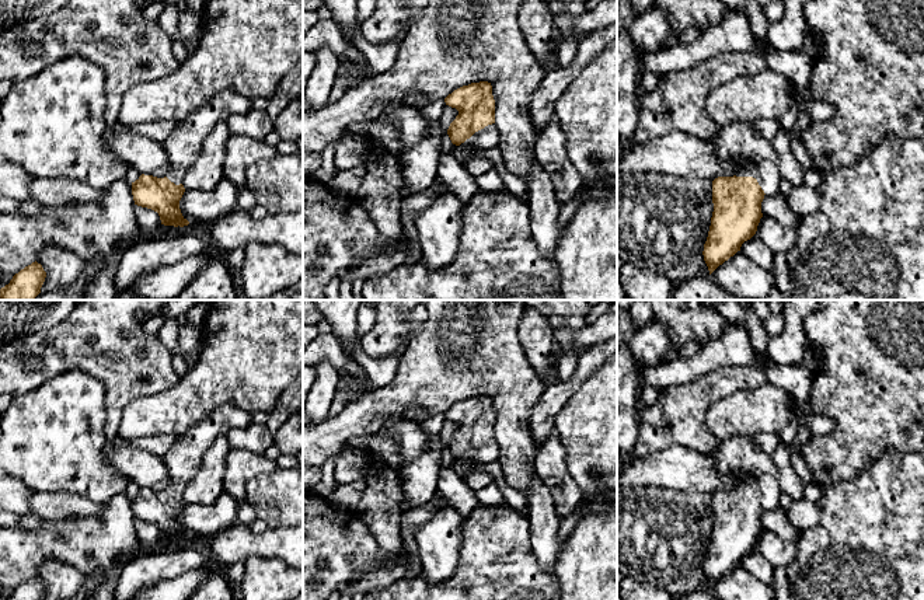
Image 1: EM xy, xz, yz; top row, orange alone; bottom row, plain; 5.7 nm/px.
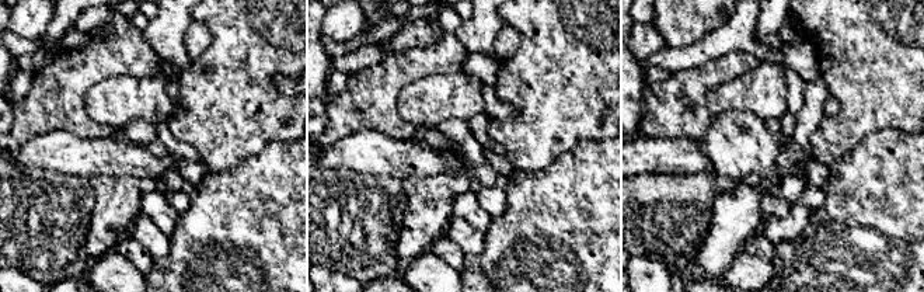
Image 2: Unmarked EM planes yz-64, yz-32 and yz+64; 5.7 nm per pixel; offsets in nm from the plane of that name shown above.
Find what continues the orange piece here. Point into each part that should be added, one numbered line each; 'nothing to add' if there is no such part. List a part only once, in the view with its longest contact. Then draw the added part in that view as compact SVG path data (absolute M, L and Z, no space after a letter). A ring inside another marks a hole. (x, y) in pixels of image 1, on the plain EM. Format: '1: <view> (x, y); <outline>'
1: yz (739, 453); M749 436L719 439L708 457L721 474L739 472L743 482L736 491L753 491L767 509L780 506L780 477L771 456L766 454Z

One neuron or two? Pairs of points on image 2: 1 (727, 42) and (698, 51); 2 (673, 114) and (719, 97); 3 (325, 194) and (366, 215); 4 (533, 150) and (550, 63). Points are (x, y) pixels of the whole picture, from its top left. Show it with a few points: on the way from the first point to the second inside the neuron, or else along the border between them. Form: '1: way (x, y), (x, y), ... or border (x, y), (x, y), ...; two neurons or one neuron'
1: way (719, 42), (705, 48); one neuron
2: border (732, 79), (708, 93), (707, 108), (711, 115); two neurons
3: way (338, 188), (352, 188), (366, 202); one neuron
4: way (543, 129), (550, 122), (550, 84); one neuron

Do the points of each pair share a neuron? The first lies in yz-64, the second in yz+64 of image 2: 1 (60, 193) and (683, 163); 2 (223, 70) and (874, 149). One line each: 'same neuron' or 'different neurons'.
1: different neurons
2: different neurons

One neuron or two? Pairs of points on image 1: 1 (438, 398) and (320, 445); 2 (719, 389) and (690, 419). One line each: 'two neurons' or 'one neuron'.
1: one neuron
2: one neuron

